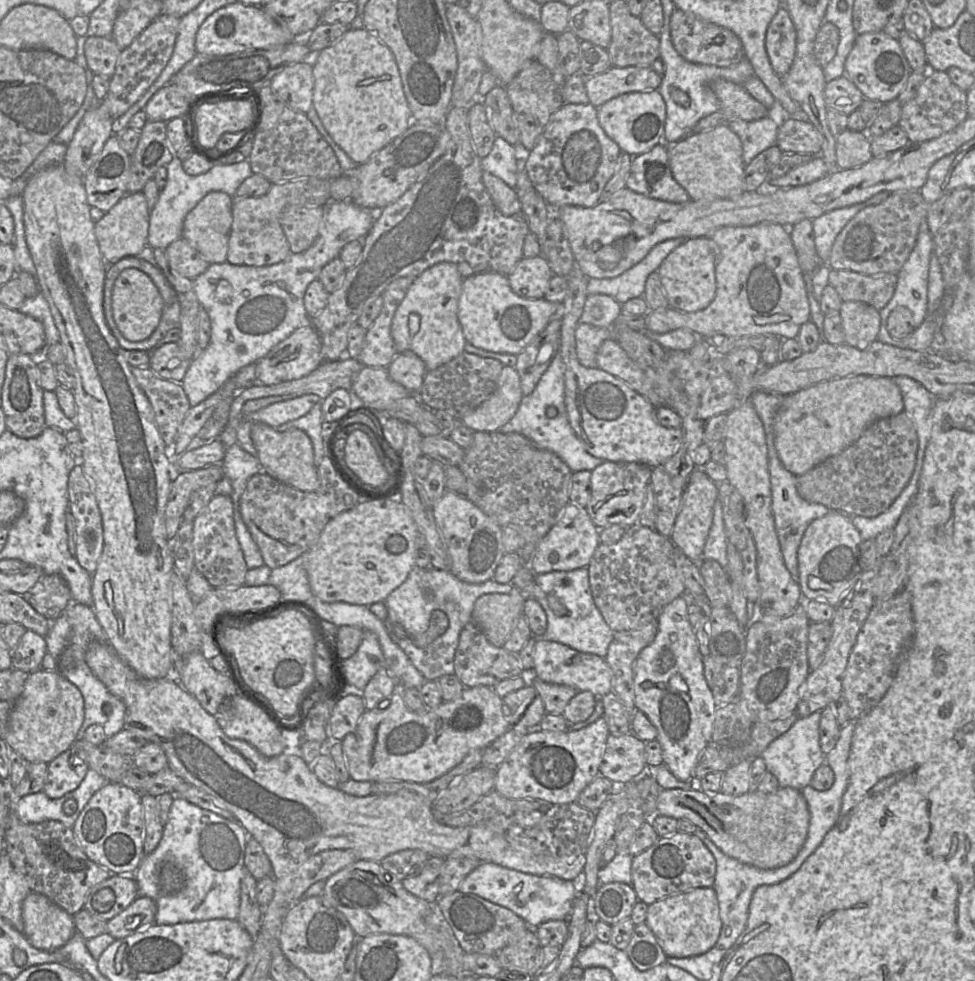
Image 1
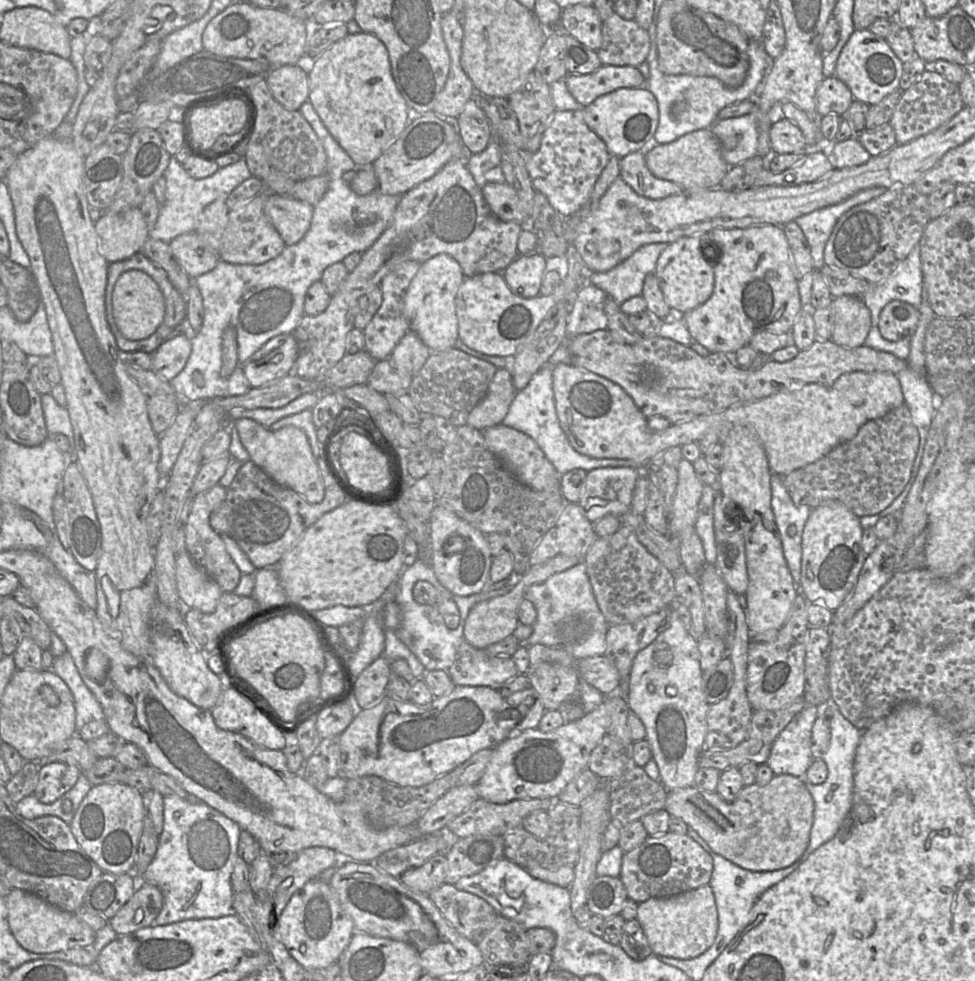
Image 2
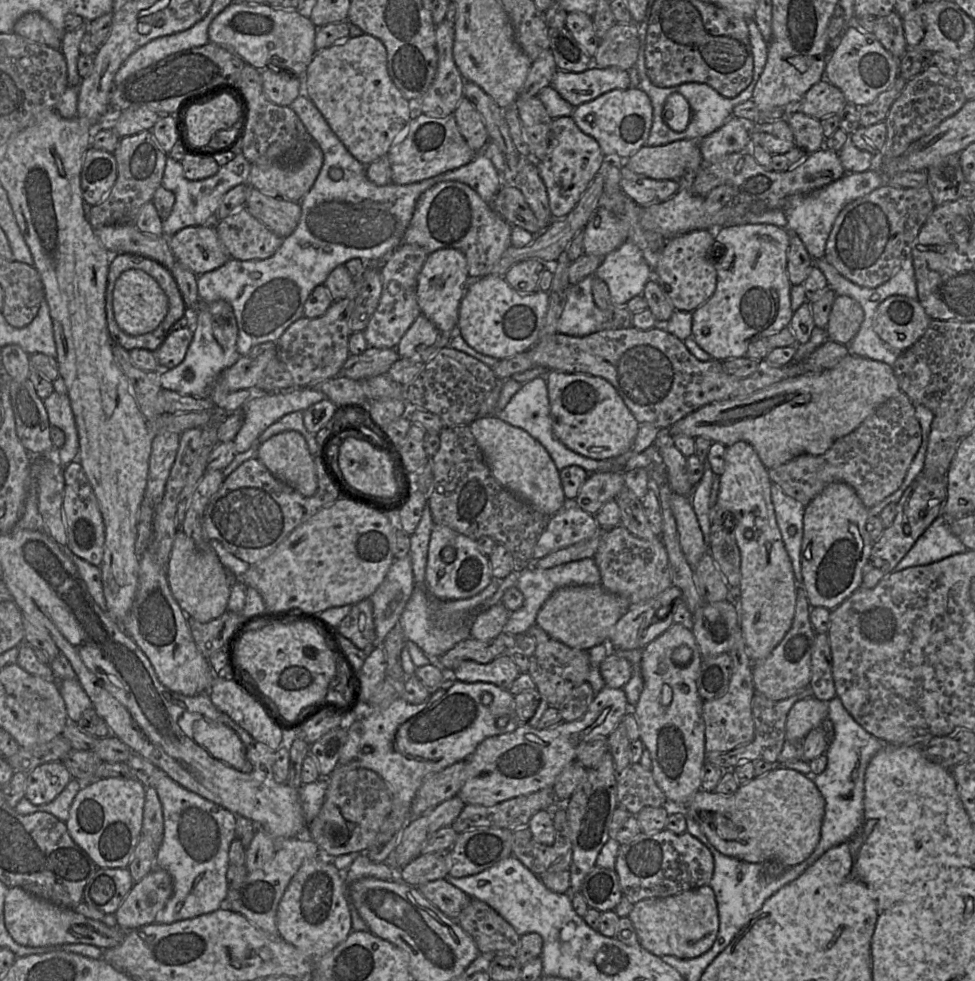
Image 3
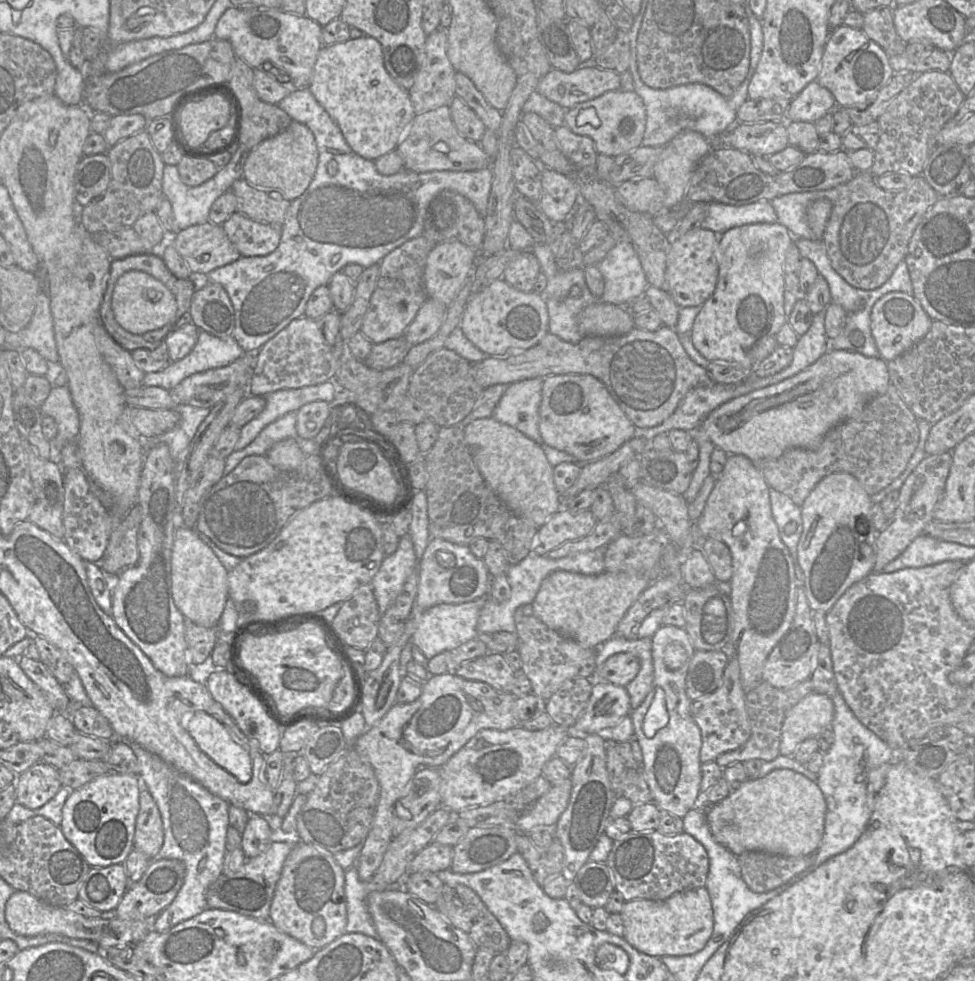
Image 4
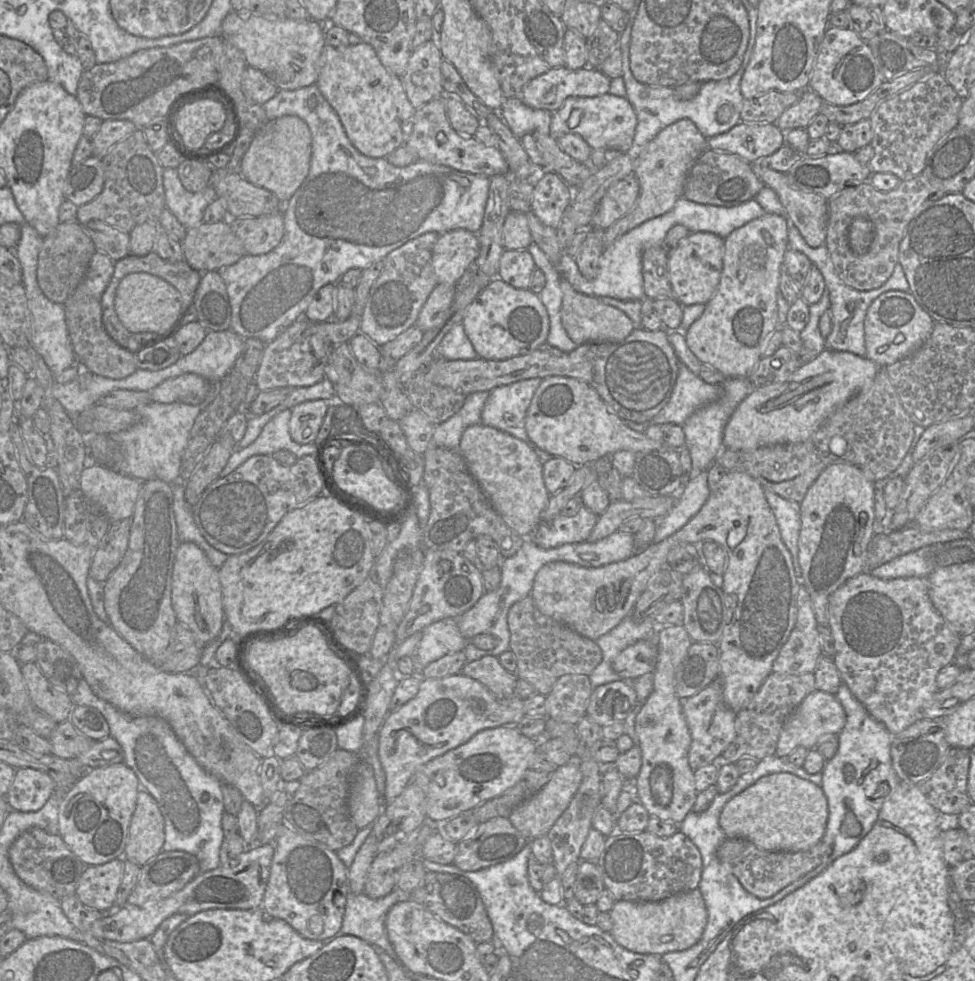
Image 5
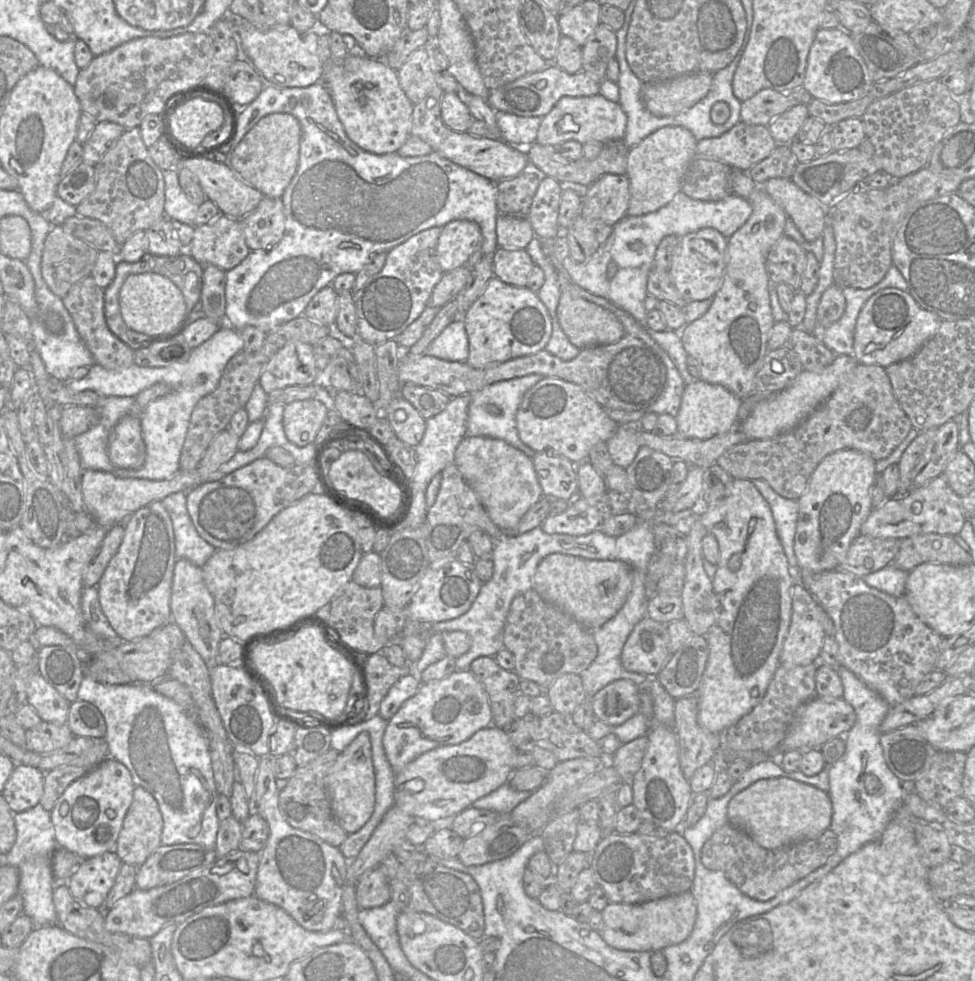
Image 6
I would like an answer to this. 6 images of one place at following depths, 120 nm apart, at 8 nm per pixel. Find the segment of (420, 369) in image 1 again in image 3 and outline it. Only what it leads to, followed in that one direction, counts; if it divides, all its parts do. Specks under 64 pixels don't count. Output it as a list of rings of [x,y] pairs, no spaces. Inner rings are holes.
[[[421,313],[396,346],[399,357],[411,358],[420,354],[436,342],[439,333],[436,326]]]

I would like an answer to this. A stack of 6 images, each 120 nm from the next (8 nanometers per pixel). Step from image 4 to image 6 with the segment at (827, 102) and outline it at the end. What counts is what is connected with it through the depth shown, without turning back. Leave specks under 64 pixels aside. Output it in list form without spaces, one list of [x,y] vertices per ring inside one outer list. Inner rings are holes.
[[[798,104],[776,117],[768,125],[768,129],[778,144],[790,144],[797,140],[797,135],[808,117],[808,106]]]

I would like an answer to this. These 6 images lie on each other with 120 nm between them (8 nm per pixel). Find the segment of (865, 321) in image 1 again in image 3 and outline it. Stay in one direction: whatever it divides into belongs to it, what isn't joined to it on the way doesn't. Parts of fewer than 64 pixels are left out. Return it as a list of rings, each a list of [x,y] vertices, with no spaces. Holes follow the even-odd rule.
[[[836,295],[826,327],[828,339],[848,344],[858,333],[863,319],[863,309],[856,300],[849,296]]]

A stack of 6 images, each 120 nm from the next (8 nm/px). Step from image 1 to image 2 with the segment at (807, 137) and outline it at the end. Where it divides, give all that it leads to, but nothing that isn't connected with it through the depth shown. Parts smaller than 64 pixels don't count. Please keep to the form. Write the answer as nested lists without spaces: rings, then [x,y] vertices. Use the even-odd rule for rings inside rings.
[[[785,118],[771,124],[769,141],[772,155],[806,154],[810,150],[799,127]]]

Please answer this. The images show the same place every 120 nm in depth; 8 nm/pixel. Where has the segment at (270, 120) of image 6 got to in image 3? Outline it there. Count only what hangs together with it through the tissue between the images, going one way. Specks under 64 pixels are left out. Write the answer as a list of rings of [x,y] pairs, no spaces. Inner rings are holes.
[[[311,142],[311,148],[299,165],[283,165],[280,163],[282,156],[283,145],[273,143],[264,156],[251,163],[248,184],[259,191],[300,202],[310,191],[319,175],[323,165],[323,152],[315,142]]]

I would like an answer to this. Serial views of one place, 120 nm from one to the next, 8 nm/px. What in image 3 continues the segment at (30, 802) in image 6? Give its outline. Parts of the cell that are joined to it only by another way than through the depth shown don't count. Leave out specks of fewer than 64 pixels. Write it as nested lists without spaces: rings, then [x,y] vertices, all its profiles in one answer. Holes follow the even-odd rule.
[[[61,761],[47,762],[27,774],[25,798],[33,805],[53,801],[72,779]]]

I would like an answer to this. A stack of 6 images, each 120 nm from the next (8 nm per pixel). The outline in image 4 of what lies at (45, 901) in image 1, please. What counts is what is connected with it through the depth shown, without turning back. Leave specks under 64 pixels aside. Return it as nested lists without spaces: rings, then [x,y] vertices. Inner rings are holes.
[[[14,891],[6,903],[5,920],[10,930],[25,937],[45,934],[61,934],[67,937],[89,940],[99,947],[121,947],[135,945],[143,940],[153,930],[153,919],[122,920],[119,918],[102,919],[87,918],[66,907],[55,907],[31,894]]]

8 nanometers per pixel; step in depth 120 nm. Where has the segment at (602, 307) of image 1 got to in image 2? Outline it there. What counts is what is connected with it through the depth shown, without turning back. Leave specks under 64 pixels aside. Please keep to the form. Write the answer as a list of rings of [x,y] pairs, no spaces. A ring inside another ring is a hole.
[[[588,282],[580,288],[567,316],[567,335],[574,336],[606,330],[608,321],[603,310],[606,297],[604,291]]]

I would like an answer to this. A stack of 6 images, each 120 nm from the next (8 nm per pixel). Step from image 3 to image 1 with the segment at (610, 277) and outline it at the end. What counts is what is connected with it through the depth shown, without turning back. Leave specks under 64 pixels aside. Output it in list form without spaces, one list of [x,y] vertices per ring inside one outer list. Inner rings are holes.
[[[673,238],[656,244],[641,261],[616,277],[588,278],[587,295],[608,295],[620,304],[632,298],[642,297],[649,274],[657,271],[666,256],[686,239],[688,238]]]

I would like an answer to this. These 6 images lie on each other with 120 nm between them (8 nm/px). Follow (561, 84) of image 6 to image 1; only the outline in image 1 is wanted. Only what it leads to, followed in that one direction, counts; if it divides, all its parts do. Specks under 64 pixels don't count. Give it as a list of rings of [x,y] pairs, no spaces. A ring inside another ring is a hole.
[[[614,67],[605,72],[586,77],[585,89],[589,103],[598,108],[610,99],[630,92],[657,90],[662,75],[651,67]]]

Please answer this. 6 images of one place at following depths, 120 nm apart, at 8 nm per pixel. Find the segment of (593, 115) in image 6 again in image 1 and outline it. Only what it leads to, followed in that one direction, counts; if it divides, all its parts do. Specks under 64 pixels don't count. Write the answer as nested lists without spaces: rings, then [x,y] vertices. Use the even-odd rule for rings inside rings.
[[[658,90],[630,92],[614,97],[597,108],[597,117],[605,134],[619,146],[622,153],[632,157],[664,143],[666,106]]]

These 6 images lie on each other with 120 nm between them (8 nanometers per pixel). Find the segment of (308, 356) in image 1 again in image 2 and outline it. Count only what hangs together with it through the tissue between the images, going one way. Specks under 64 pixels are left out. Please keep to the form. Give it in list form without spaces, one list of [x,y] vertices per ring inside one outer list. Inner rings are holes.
[[[293,333],[278,335],[243,364],[243,372],[251,388],[260,388],[292,373],[297,356],[298,346]]]

